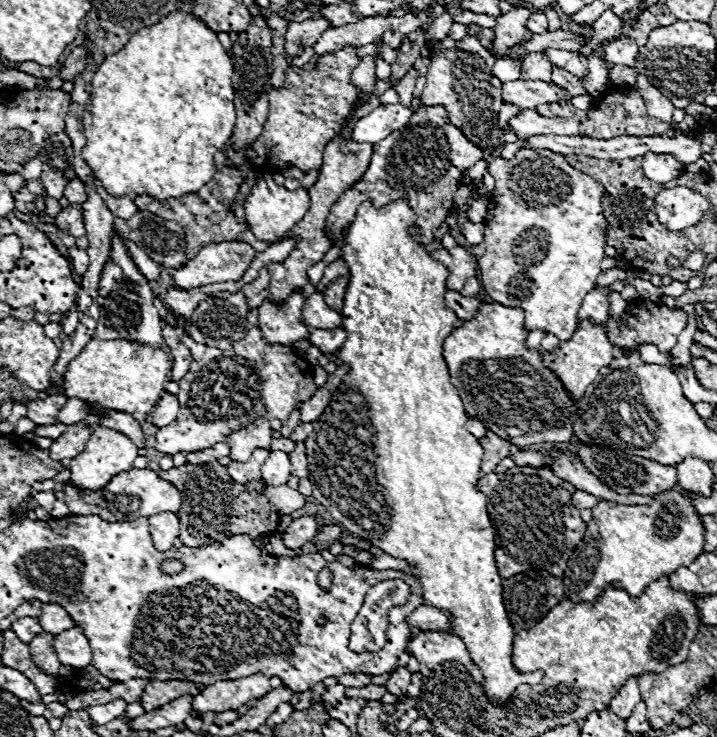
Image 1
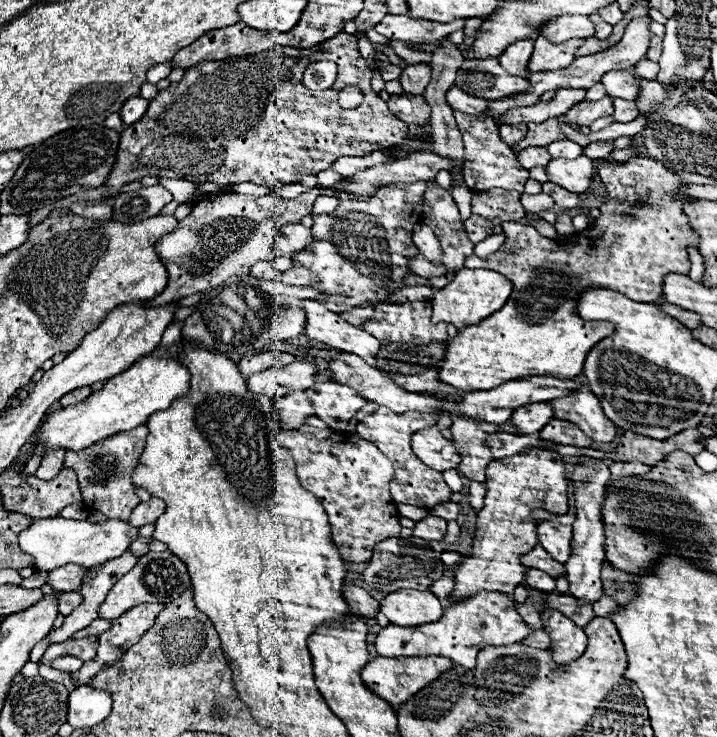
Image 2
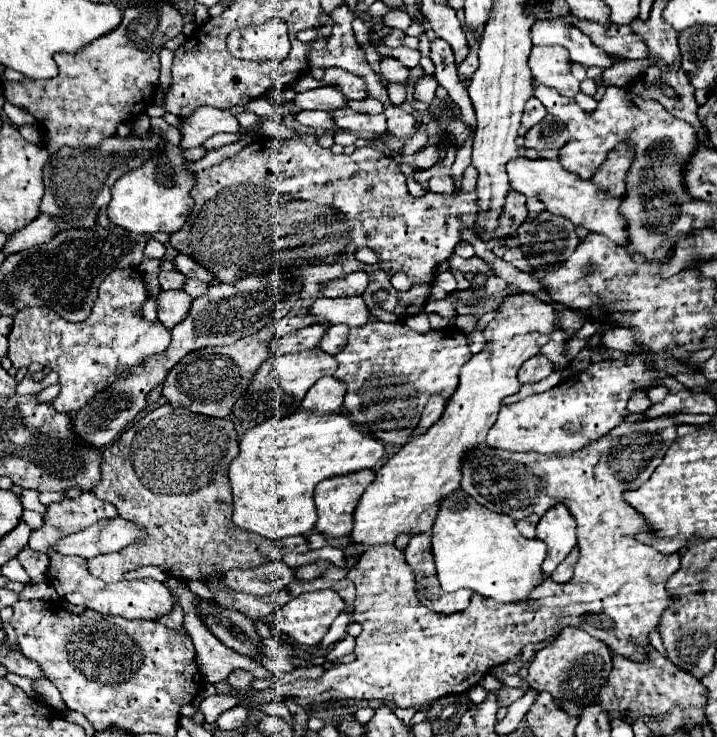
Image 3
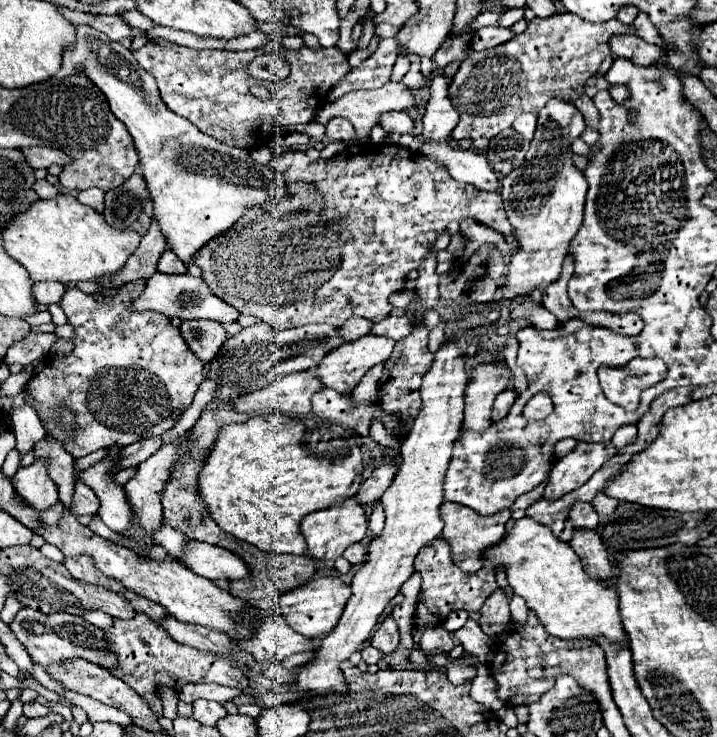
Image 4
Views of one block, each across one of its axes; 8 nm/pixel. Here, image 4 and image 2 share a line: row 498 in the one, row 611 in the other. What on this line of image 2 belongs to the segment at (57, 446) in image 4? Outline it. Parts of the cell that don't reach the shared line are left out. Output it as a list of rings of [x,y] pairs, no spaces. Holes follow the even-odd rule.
[[[60,592],[58,594],[58,610],[64,616],[68,616],[76,606],[80,606],[80,602],[82,602],[80,592]]]

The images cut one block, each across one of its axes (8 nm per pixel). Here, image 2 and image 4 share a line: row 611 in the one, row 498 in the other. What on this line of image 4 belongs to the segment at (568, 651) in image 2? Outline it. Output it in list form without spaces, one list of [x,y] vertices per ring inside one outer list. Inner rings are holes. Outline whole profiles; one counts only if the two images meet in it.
[[[578,442],[570,454],[556,460],[550,472],[550,480],[546,484],[544,498],[556,500],[576,490],[580,484],[588,482],[590,476],[614,454],[616,454],[616,448],[610,442],[598,442],[598,444]]]

